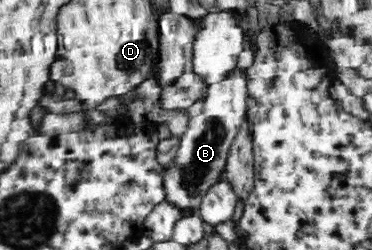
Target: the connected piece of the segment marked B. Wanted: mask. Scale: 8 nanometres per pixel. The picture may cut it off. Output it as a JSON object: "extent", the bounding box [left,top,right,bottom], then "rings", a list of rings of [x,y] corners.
{"extent":[163,66,247,209],"rings":[[[236,66],[225,78],[208,85],[203,112],[189,120],[189,128],[180,137],[175,164],[163,170],[167,199],[180,209],[198,208],[210,186],[223,178],[229,147],[232,145],[240,122],[247,112],[247,70]]]}

